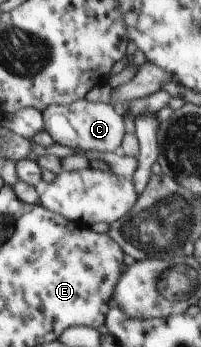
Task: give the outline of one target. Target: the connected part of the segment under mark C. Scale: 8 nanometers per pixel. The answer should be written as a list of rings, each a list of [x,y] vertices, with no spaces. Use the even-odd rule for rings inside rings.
[[[77,100],[69,106],[55,105],[49,106],[43,110],[43,120],[45,122],[45,131],[49,132],[56,143],[68,148],[82,152],[113,152],[119,151],[121,144],[124,144],[127,130],[125,130],[125,117],[120,109],[112,104],[103,104],[102,102],[87,102]]]

